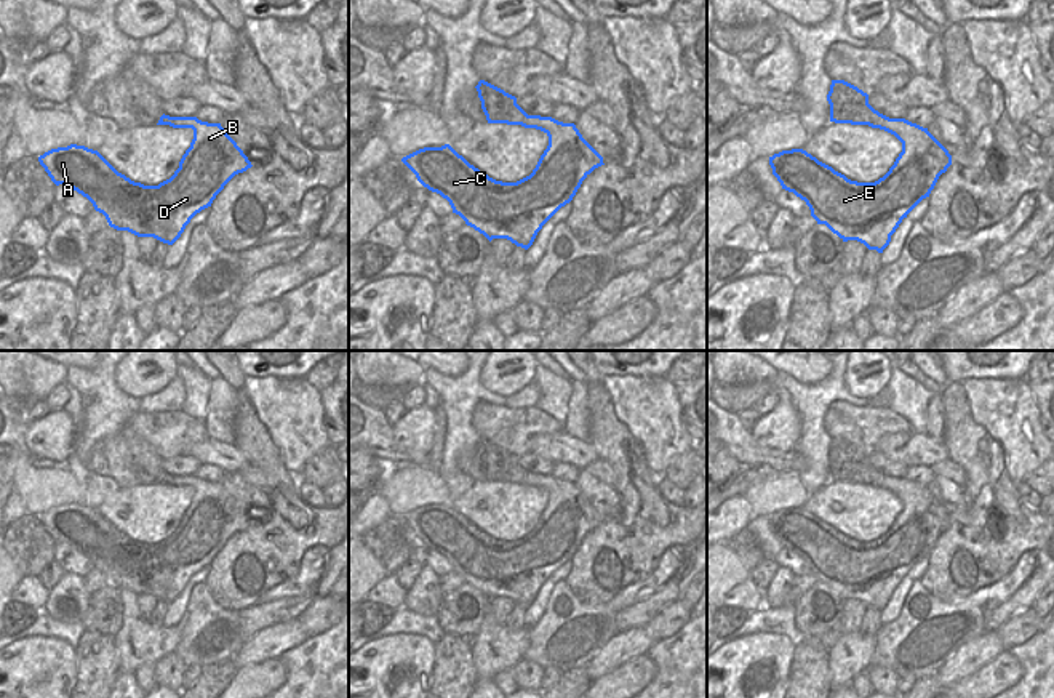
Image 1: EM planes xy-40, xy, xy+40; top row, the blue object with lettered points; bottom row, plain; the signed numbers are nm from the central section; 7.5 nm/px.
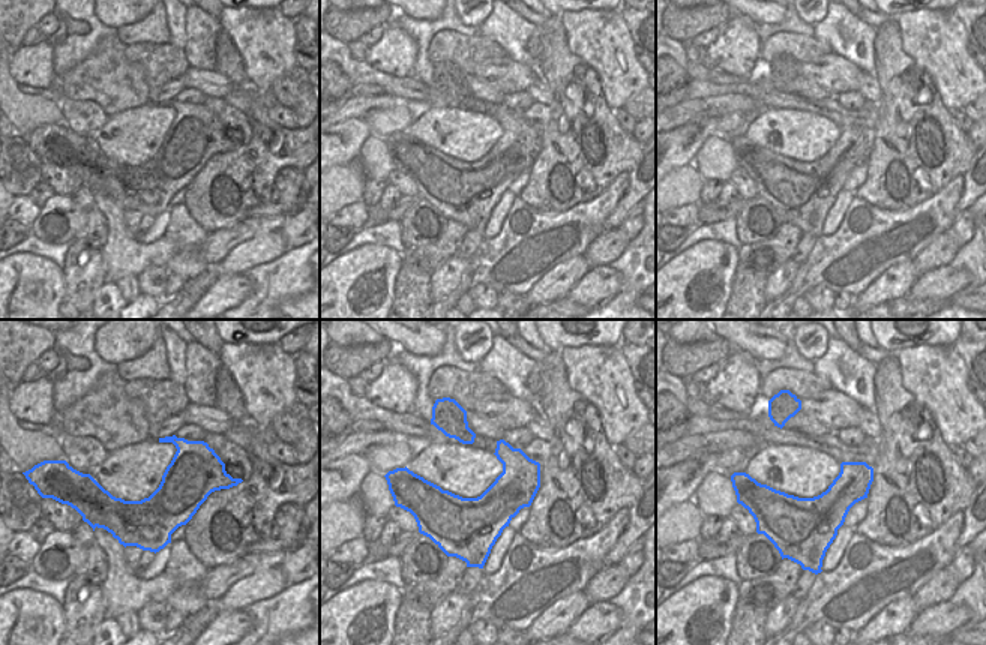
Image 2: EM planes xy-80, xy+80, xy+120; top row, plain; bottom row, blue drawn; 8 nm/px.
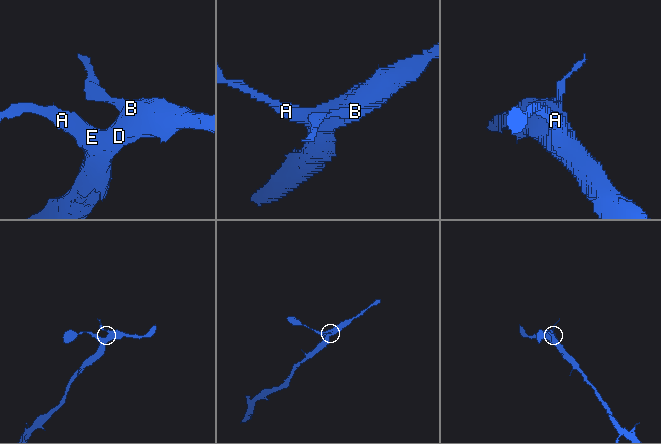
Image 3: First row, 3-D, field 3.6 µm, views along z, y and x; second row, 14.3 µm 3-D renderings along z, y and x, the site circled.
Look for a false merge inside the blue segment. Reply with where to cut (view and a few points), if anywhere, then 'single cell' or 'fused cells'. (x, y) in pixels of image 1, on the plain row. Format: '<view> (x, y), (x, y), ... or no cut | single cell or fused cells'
no cut | single cell

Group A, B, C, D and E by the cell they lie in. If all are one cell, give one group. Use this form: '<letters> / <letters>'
A B C D E

